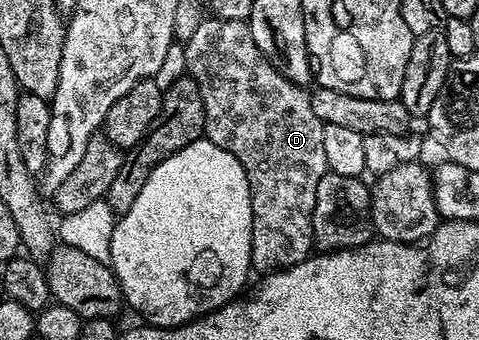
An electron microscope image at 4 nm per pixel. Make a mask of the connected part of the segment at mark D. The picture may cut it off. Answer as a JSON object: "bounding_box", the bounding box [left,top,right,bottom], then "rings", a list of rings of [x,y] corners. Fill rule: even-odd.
{"bounding_box":[184,17,328,276],"rings":[[[207,17],[192,31],[184,47],[187,74],[198,85],[206,109],[204,135],[218,149],[234,153],[246,169],[252,190],[252,271],[261,276],[285,271],[313,254],[312,214],[318,181],[328,172],[326,152],[322,150],[324,122],[310,105],[310,94],[301,84],[291,83],[278,73],[269,59],[254,45],[254,37],[245,21],[222,21]]]}

